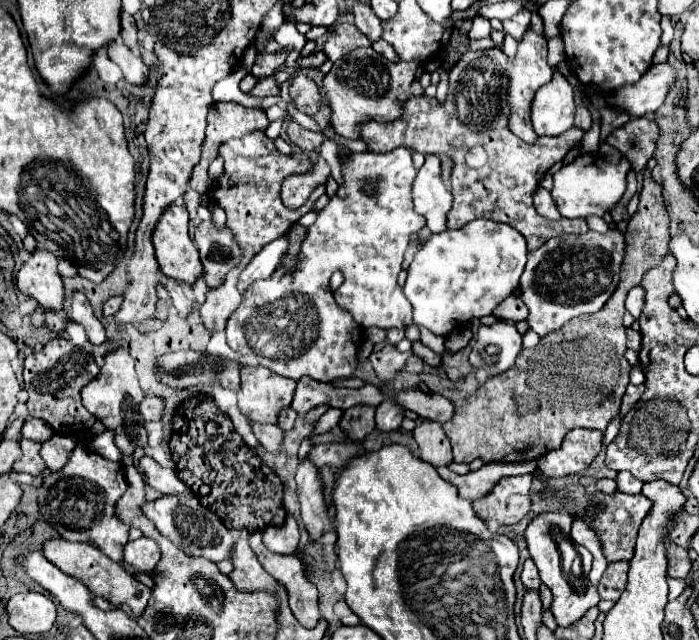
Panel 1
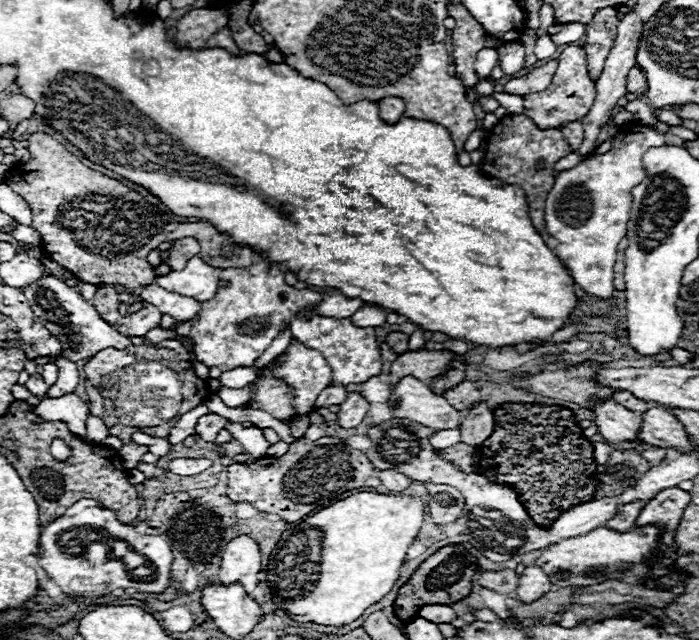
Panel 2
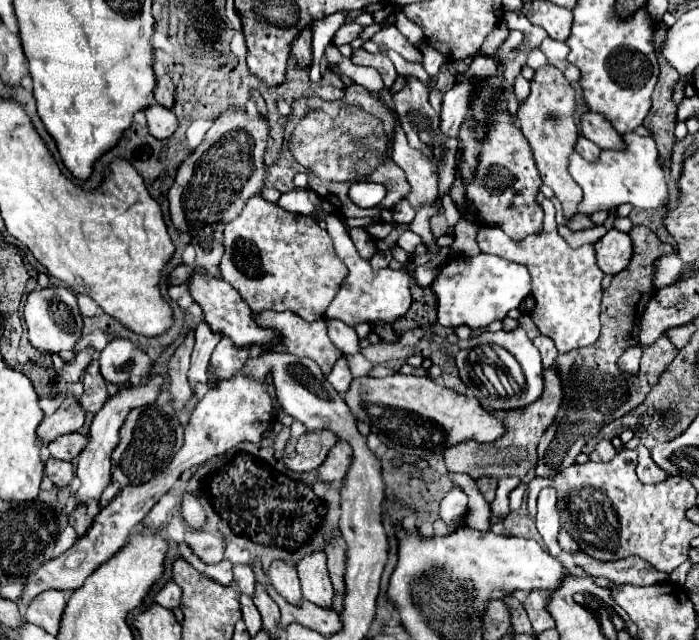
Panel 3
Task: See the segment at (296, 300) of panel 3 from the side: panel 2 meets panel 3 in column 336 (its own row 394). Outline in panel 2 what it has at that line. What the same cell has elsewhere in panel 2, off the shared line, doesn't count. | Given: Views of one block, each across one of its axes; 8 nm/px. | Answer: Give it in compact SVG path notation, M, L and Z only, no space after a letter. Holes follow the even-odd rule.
M266 374L264 378L256 380L254 384L256 384L256 396L252 398L252 402L248 406L266 410L278 420L284 420L296 412L290 406L292 390L282 380L274 380L270 374Z

